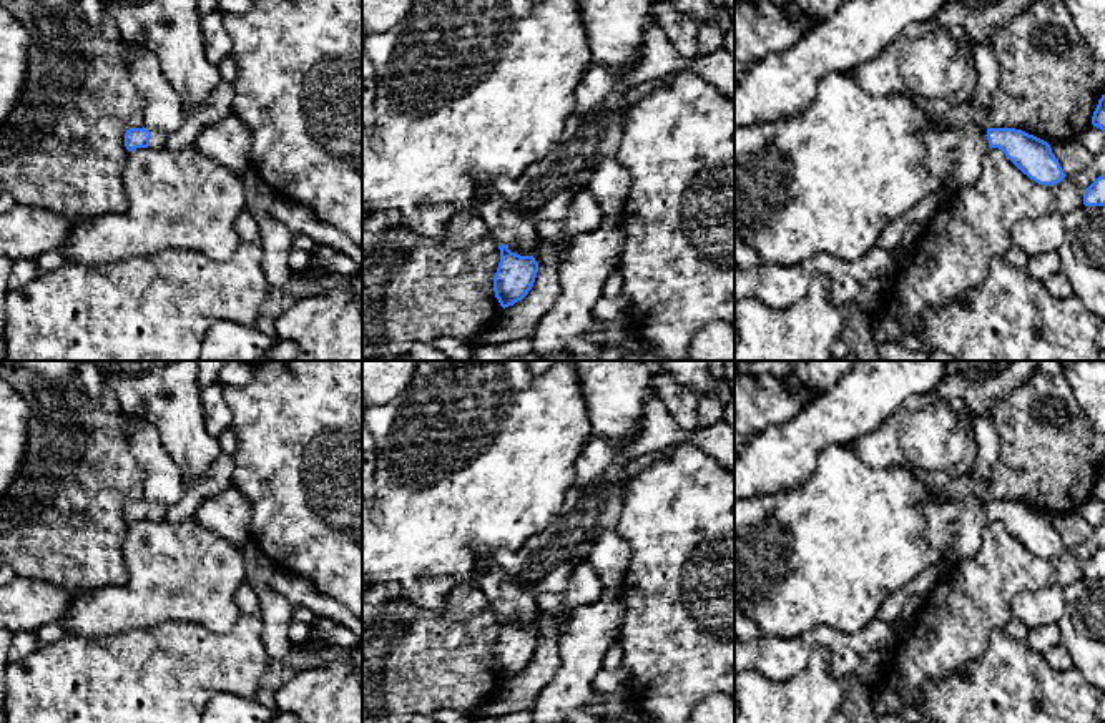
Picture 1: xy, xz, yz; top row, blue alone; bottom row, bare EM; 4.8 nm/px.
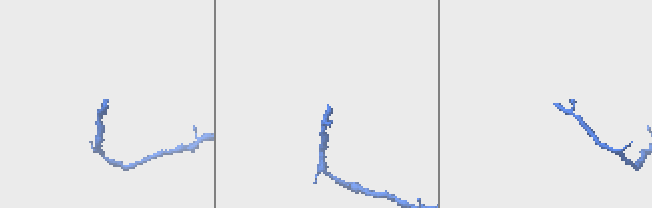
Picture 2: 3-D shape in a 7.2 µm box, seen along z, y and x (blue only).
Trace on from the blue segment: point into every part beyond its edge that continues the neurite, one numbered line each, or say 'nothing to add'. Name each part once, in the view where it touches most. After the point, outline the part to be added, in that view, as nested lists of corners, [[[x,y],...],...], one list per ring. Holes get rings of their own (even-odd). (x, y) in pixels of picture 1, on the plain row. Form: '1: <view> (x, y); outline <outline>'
1: yz (956, 527); outline [[[931,494],[922,504],[926,539],[944,553],[947,563],[972,558],[982,547],[990,524],[987,500],[977,495],[939,499]]]

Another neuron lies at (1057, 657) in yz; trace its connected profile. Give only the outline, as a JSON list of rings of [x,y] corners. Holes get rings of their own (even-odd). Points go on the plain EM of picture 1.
[[[1057,645],[1053,648],[1050,648],[1044,658],[1047,660],[1047,663],[1055,668],[1055,670],[1067,670],[1072,668],[1072,658],[1070,653],[1067,652],[1067,648],[1063,645]]]

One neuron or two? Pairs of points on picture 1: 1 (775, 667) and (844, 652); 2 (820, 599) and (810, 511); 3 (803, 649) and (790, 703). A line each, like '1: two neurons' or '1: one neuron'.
1: one neuron
2: one neuron
3: two neurons

